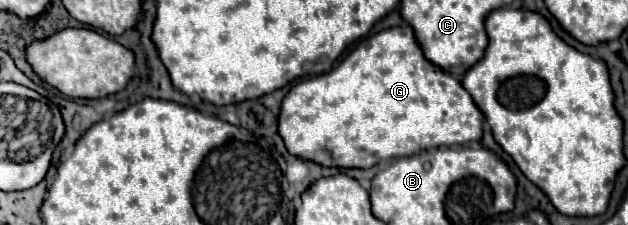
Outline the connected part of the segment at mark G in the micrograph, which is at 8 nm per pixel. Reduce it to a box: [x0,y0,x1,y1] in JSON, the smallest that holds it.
[278,25,482,169]

